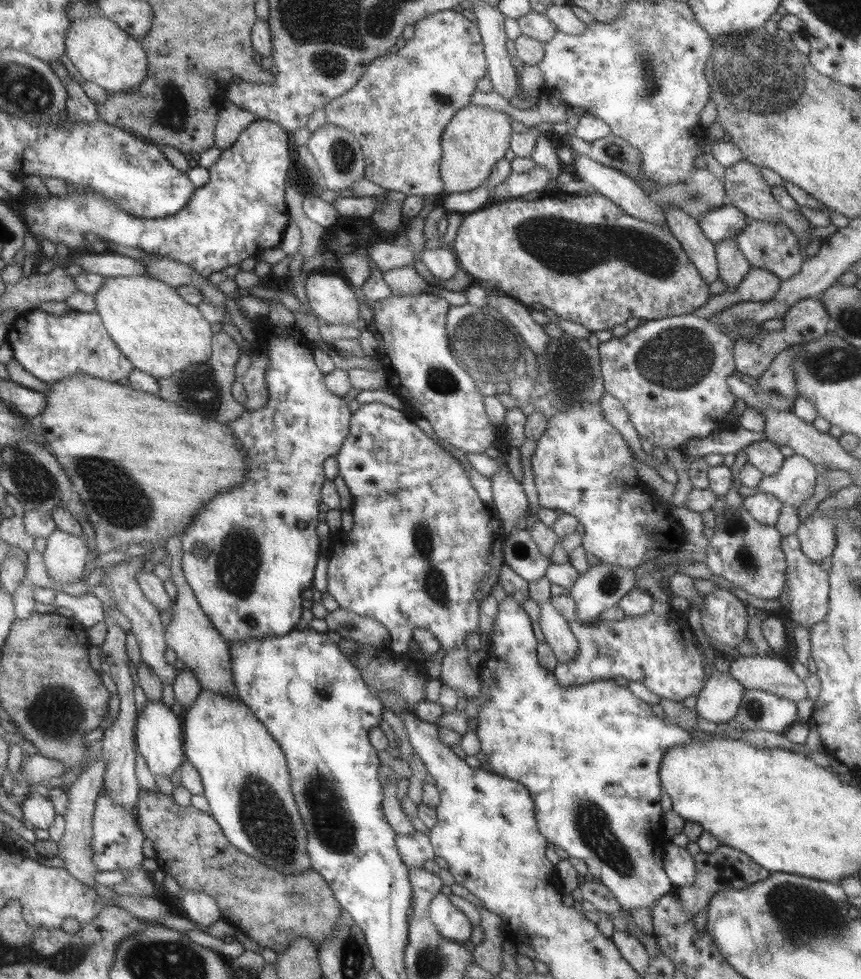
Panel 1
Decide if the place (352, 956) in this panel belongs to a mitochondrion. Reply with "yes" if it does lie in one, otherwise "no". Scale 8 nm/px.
yes

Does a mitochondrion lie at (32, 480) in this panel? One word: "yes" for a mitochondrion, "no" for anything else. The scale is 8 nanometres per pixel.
yes

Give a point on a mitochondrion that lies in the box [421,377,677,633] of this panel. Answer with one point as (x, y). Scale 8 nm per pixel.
(609, 584)

